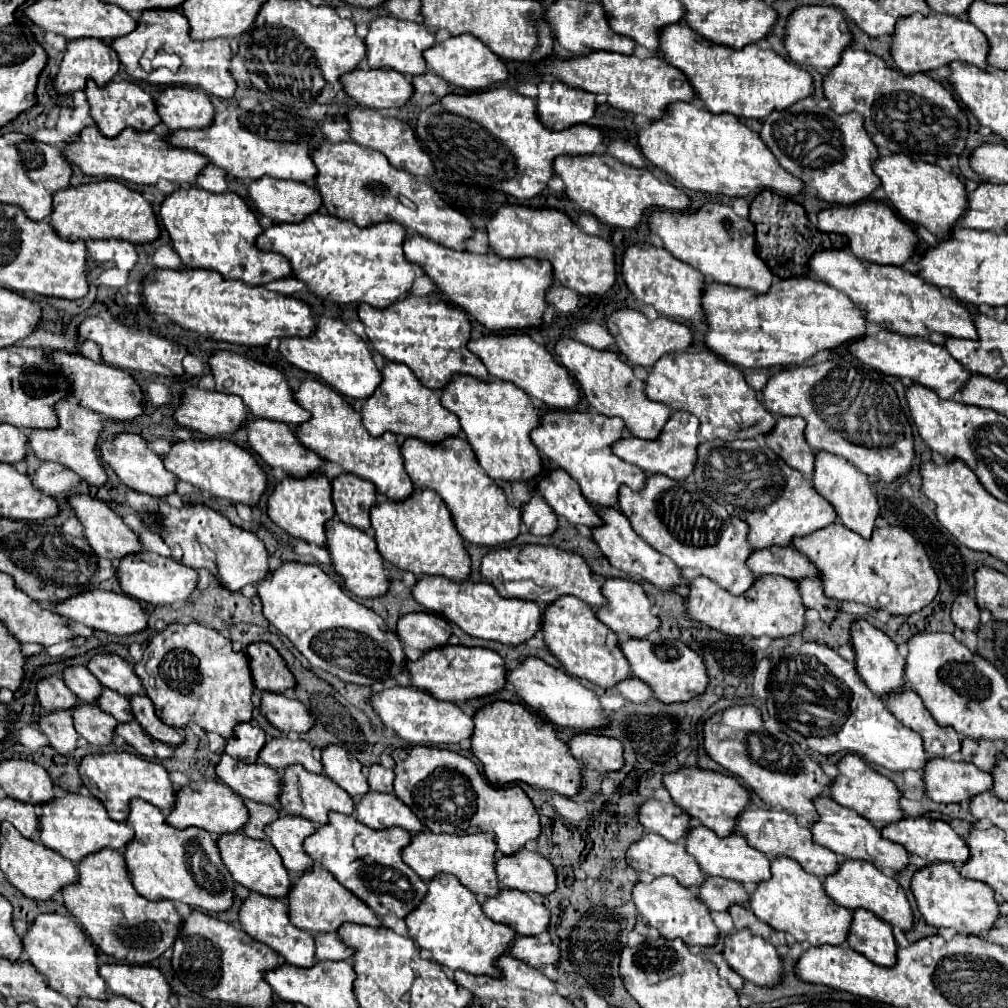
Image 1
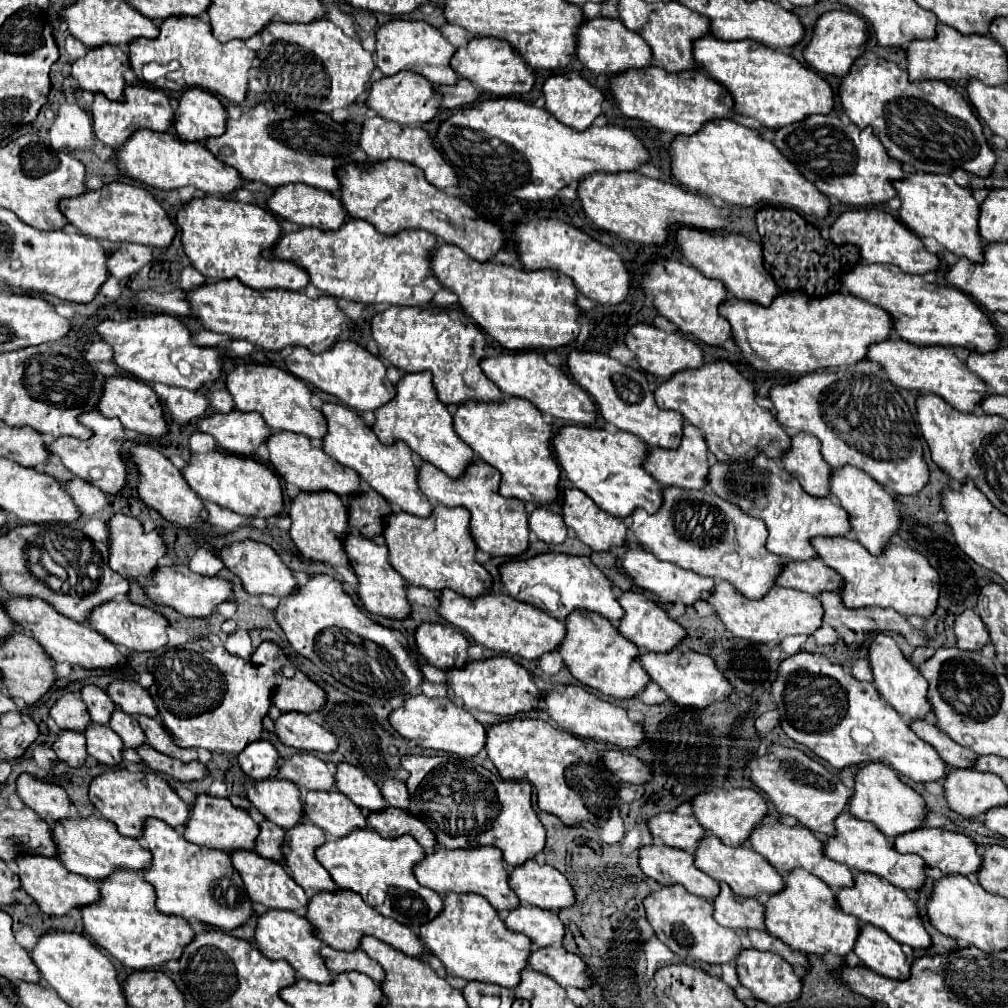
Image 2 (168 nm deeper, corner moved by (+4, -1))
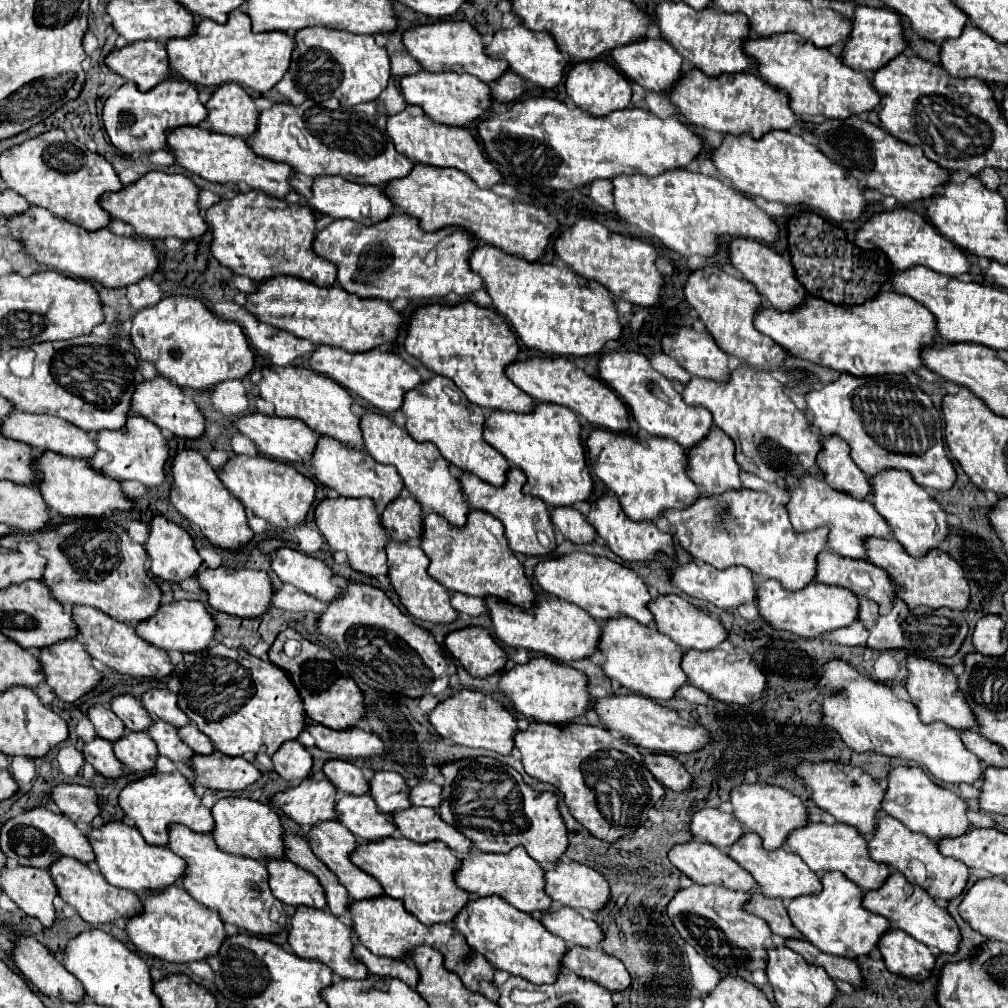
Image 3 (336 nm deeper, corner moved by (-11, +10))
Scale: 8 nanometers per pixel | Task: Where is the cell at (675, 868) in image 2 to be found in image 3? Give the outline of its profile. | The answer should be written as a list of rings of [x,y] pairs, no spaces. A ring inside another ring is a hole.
[[[705,842],[679,844],[669,852],[669,860],[697,884],[717,884],[731,890],[749,892],[755,888],[753,876],[719,848]]]

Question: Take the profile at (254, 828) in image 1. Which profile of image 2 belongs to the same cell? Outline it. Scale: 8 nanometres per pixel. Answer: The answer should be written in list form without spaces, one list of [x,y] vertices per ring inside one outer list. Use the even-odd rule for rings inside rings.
[[[264,819],[260,821],[260,833],[256,837],[256,853],[274,861],[282,861],[282,851],[280,845],[284,841],[284,829],[274,825],[272,821]]]

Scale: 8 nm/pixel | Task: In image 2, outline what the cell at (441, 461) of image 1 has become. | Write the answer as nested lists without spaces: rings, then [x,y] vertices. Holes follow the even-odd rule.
[[[474,459],[458,479],[448,477],[444,471],[426,461],[418,467],[418,487],[432,503],[442,503],[448,507],[462,505],[470,511],[470,533],[478,549],[496,557],[520,555],[528,549],[528,513],[522,501],[518,501],[518,509],[510,509],[508,499],[498,493],[498,485],[500,473],[480,459]]]

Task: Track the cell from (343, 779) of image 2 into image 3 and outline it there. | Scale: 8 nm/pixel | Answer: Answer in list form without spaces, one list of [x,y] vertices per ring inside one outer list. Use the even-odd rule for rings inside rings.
[[[377,772],[371,780],[371,796],[381,812],[395,814],[399,810],[405,810],[411,806],[409,800],[409,786],[403,776],[397,772]]]

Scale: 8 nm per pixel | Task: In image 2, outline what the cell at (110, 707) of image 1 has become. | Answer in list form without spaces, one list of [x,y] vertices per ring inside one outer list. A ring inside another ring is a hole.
[[[118,707],[114,709],[112,713],[112,719],[108,721],[108,727],[114,729],[122,741],[124,741],[124,747],[130,747],[130,749],[136,749],[138,745],[142,745],[146,741],[136,717],[130,717],[130,715],[124,715]]]

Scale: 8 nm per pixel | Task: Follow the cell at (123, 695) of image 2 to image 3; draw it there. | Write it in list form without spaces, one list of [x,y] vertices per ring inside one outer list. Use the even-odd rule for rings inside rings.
[[[155,688],[145,692],[141,702],[153,718],[159,718],[175,728],[183,728],[183,724],[189,724],[185,712],[181,712],[181,708],[177,706],[177,696],[167,688]]]

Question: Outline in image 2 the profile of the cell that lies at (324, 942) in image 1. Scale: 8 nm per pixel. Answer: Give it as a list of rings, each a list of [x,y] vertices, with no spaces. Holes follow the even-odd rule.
[[[324,945],[320,951],[322,951],[320,955],[322,955],[328,971],[332,971],[332,973],[360,971],[360,973],[366,973],[368,977],[372,977],[376,983],[380,983],[384,979],[384,969],[374,959],[370,959],[362,949],[336,951],[336,949]]]

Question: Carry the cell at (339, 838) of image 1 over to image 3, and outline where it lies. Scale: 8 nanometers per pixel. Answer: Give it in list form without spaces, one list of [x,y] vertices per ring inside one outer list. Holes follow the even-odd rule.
[[[383,838],[379,842],[357,846],[351,856],[353,864],[375,876],[385,896],[399,898],[423,924],[449,924],[469,902],[471,894],[455,884],[455,872],[461,868],[461,858],[443,842],[415,844],[407,838]]]

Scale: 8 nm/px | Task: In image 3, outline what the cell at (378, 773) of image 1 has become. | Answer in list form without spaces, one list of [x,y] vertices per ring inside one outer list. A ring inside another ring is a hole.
[[[419,782],[415,788],[411,788],[413,806],[427,806],[437,810],[439,800],[443,800],[443,788],[435,782]]]

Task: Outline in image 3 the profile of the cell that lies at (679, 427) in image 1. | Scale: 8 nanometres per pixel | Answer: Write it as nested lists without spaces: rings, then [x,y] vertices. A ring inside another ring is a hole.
[[[713,428],[705,440],[687,454],[691,480],[707,494],[743,488],[733,450],[733,440],[723,430]]]

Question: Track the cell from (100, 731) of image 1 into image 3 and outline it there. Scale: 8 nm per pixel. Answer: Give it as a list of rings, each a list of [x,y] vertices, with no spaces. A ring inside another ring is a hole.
[[[127,732],[121,740],[113,744],[115,756],[131,772],[149,772],[157,762],[157,744],[145,732]]]

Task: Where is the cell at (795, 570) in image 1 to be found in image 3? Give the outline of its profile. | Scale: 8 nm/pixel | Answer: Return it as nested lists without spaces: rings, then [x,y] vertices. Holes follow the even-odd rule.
[[[825,550],[817,564],[817,582],[851,588],[859,598],[869,598],[879,604],[881,612],[891,610],[897,588],[887,572],[867,560],[843,558],[833,550]]]

